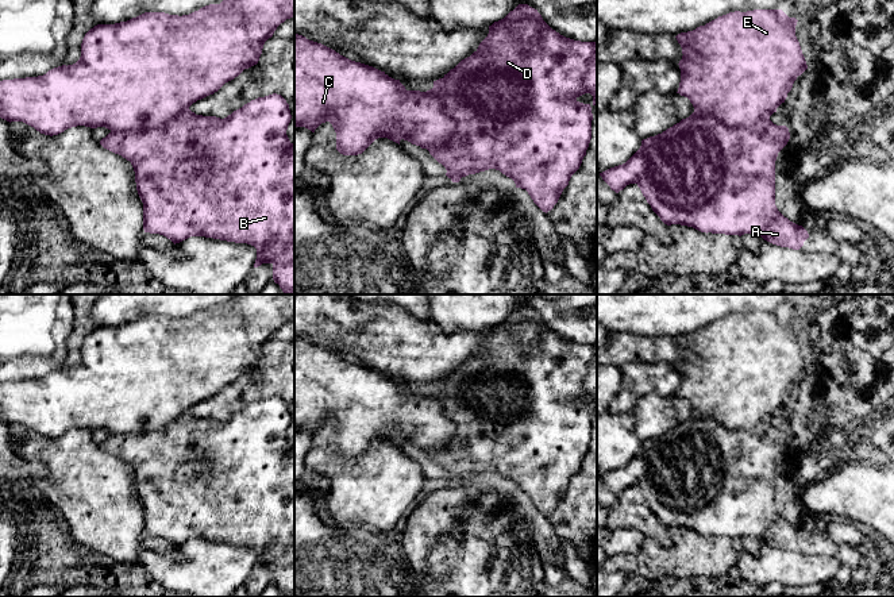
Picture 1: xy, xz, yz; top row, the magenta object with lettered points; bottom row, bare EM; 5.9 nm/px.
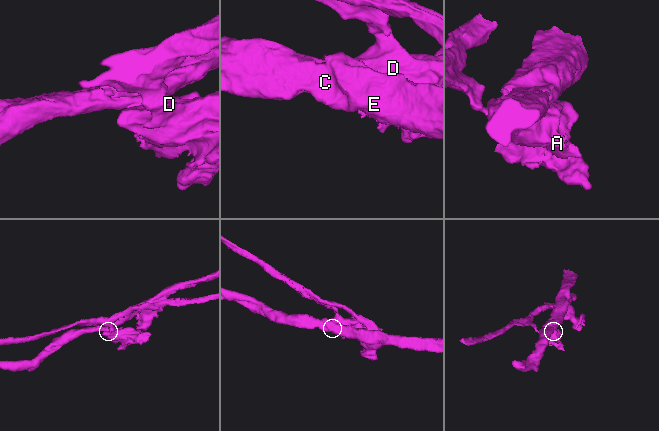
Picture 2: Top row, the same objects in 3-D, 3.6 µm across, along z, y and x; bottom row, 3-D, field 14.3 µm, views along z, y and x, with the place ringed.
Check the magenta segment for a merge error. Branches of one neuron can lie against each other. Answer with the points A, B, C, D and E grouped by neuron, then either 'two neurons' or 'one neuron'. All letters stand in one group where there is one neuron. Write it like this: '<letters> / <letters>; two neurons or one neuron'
A B D / C E; two neurons

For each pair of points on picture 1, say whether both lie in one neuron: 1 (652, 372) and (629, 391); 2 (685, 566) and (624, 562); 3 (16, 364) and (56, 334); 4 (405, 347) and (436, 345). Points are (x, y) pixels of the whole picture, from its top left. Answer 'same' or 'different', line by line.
1: same
2: same
3: same
4: same

